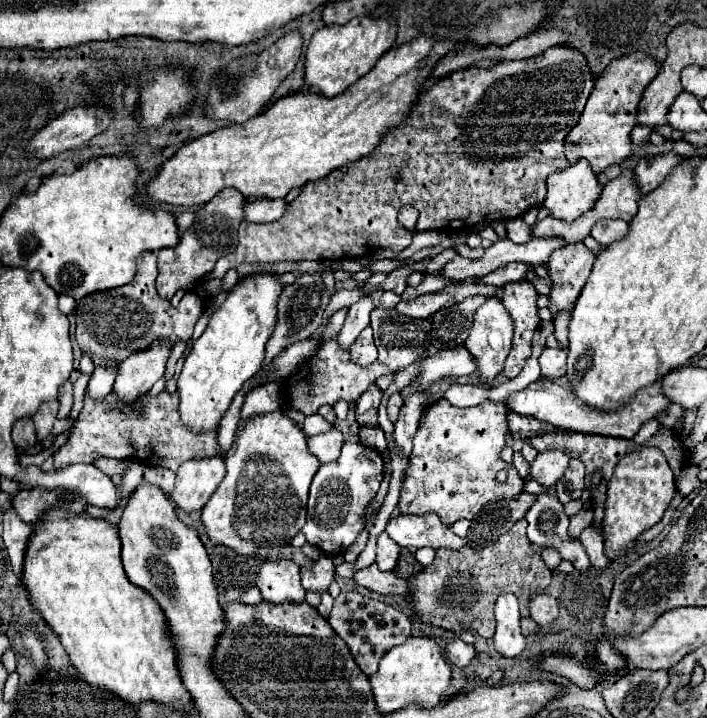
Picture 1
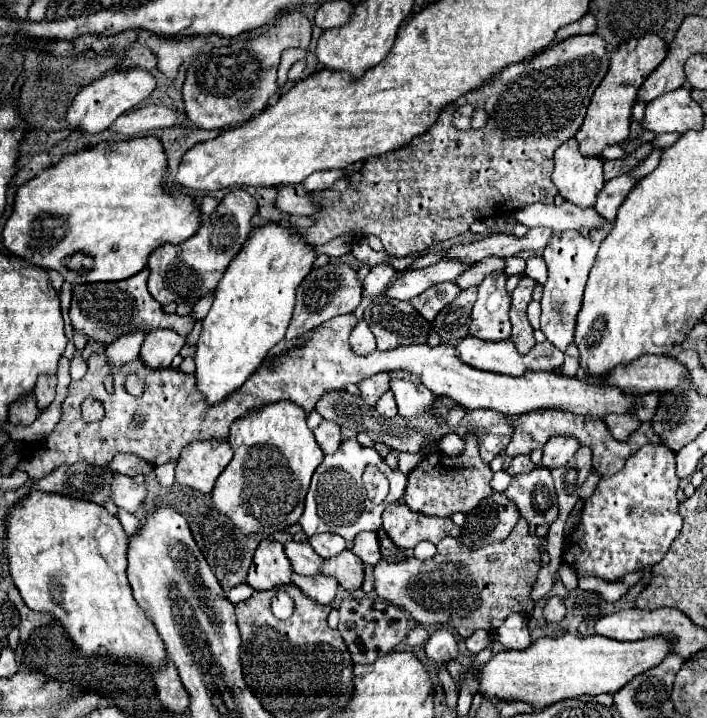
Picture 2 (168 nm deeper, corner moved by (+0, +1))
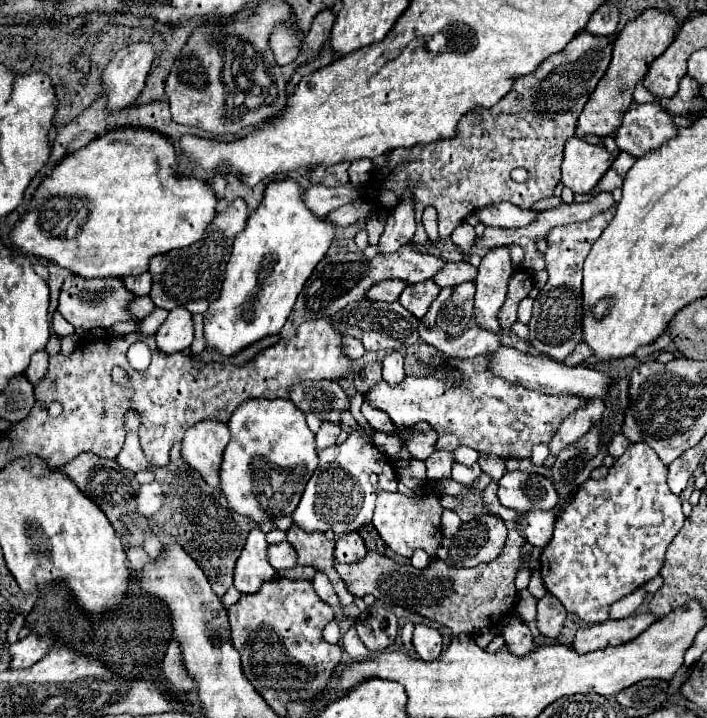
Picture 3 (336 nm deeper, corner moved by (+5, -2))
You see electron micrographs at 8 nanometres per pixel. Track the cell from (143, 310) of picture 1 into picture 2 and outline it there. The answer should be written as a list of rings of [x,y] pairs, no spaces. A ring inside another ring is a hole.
[[[148,267],[124,281],[76,285],[72,293],[72,307],[70,307],[70,321],[74,331],[84,333],[88,341],[100,341],[104,345],[110,345],[114,339],[136,331],[148,333],[154,329],[172,329],[180,335],[188,335],[194,327],[192,315],[164,313],[160,303],[150,295],[146,281],[148,281]]]

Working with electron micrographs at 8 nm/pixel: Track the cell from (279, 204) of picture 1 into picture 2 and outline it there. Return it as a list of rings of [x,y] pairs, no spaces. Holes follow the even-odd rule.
[[[286,185],[278,189],[276,209],[284,215],[312,215],[316,209],[312,207],[310,193],[302,189],[302,185]]]

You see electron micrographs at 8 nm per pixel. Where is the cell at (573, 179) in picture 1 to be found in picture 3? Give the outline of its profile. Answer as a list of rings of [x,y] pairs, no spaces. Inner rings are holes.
[[[573,136],[565,144],[561,182],[575,194],[587,194],[597,186],[611,162],[613,156],[603,144],[589,144],[583,138]]]

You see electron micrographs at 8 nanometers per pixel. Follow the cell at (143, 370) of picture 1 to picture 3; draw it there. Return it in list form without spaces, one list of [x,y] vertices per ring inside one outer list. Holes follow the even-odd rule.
[[[183,308],[171,310],[169,318],[161,324],[155,338],[159,350],[165,354],[187,350],[193,342],[193,314]]]

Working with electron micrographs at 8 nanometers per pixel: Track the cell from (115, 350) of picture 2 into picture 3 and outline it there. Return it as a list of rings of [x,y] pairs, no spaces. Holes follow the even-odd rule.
[[[155,308],[143,322],[141,322],[141,334],[155,334],[159,330],[159,326],[165,322],[167,318],[167,310]]]

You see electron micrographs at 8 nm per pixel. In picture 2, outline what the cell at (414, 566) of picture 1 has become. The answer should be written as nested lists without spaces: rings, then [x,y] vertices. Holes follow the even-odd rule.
[[[378,529],[378,537],[380,537],[380,547],[382,547],[382,557],[384,561],[390,561],[390,563],[398,563],[398,561],[404,561],[406,555],[402,553],[402,549],[398,549],[386,535],[384,529]]]

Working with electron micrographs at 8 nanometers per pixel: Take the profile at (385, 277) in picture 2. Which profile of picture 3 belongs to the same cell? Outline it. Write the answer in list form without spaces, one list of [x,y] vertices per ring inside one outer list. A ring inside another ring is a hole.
[[[411,194],[403,198],[387,218],[385,232],[379,240],[379,254],[391,254],[399,250],[399,246],[409,244],[411,236],[415,234],[415,202],[411,202]]]

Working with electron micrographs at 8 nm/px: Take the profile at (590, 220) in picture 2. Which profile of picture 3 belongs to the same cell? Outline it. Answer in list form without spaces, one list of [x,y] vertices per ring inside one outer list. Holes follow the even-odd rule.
[[[499,202],[499,204],[479,208],[475,210],[475,214],[481,224],[497,226],[497,228],[523,228],[529,222],[533,222],[537,216],[537,212],[533,210],[519,210],[509,202]]]

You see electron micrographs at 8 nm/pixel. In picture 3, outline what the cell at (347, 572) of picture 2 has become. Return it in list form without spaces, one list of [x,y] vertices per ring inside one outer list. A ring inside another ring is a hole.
[[[293,524],[287,530],[287,542],[297,550],[299,564],[311,564],[311,566],[317,564],[321,568],[321,572],[329,576],[343,606],[349,606],[353,602],[353,594],[345,588],[343,580],[339,578],[339,574],[333,568],[333,564],[335,564],[333,546],[331,546],[331,540],[325,538],[325,534],[319,534],[319,532],[307,534],[305,530],[299,530],[299,526]]]

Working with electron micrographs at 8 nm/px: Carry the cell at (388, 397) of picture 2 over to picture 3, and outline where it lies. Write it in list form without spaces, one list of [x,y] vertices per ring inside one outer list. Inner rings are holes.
[[[365,402],[363,408],[361,408],[361,412],[363,412],[363,416],[369,420],[369,424],[371,424],[377,432],[385,432],[385,434],[393,434],[393,432],[395,432],[395,426],[393,426],[391,418],[389,418],[383,410],[377,410],[377,408],[373,408],[373,406],[369,406],[369,404]]]

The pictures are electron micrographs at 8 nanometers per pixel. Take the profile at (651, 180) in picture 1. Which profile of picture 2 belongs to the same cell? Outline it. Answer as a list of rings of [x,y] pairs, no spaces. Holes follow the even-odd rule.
[[[624,173],[620,177],[614,177],[610,181],[606,181],[604,189],[598,193],[598,201],[596,201],[596,211],[608,219],[608,223],[614,223],[616,213],[620,209],[620,205],[624,203],[624,199],[628,197],[628,193],[636,187],[636,183],[640,183],[640,179],[636,179],[630,173]]]

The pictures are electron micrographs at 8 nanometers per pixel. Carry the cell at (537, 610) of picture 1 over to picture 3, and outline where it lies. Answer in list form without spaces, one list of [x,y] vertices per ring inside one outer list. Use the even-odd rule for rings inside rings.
[[[545,594],[537,602],[537,628],[545,638],[557,638],[561,634],[567,610],[565,606],[551,594]]]

